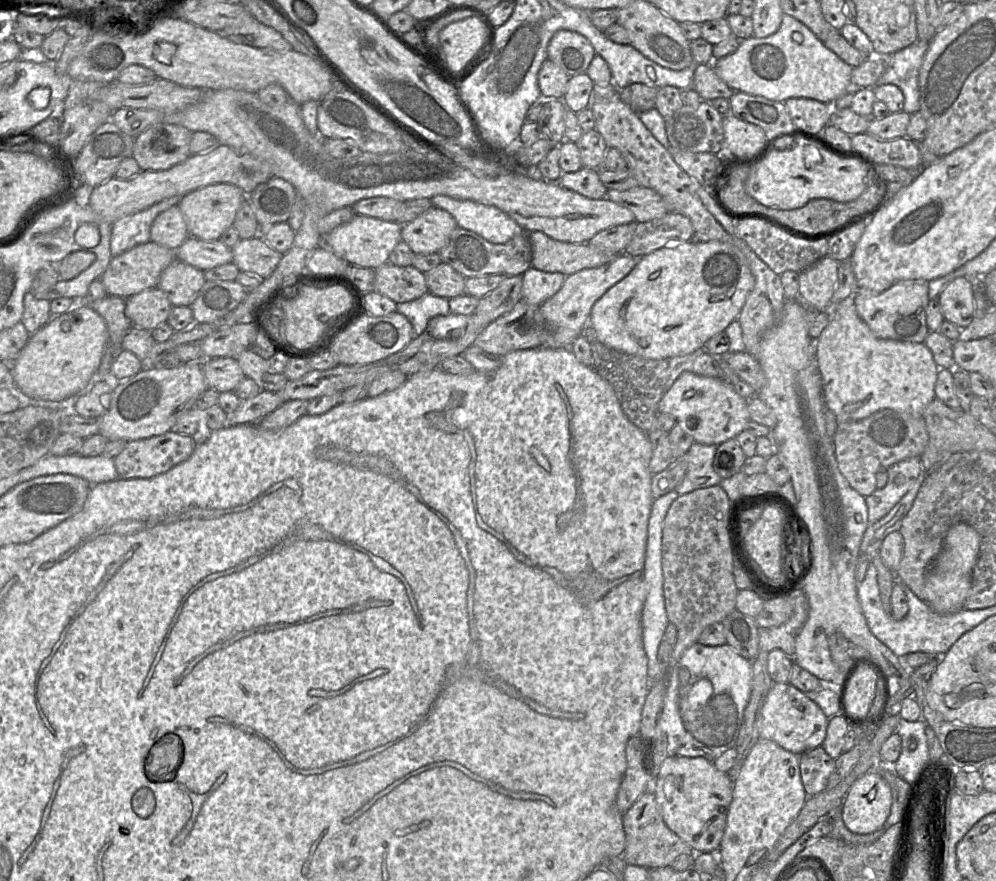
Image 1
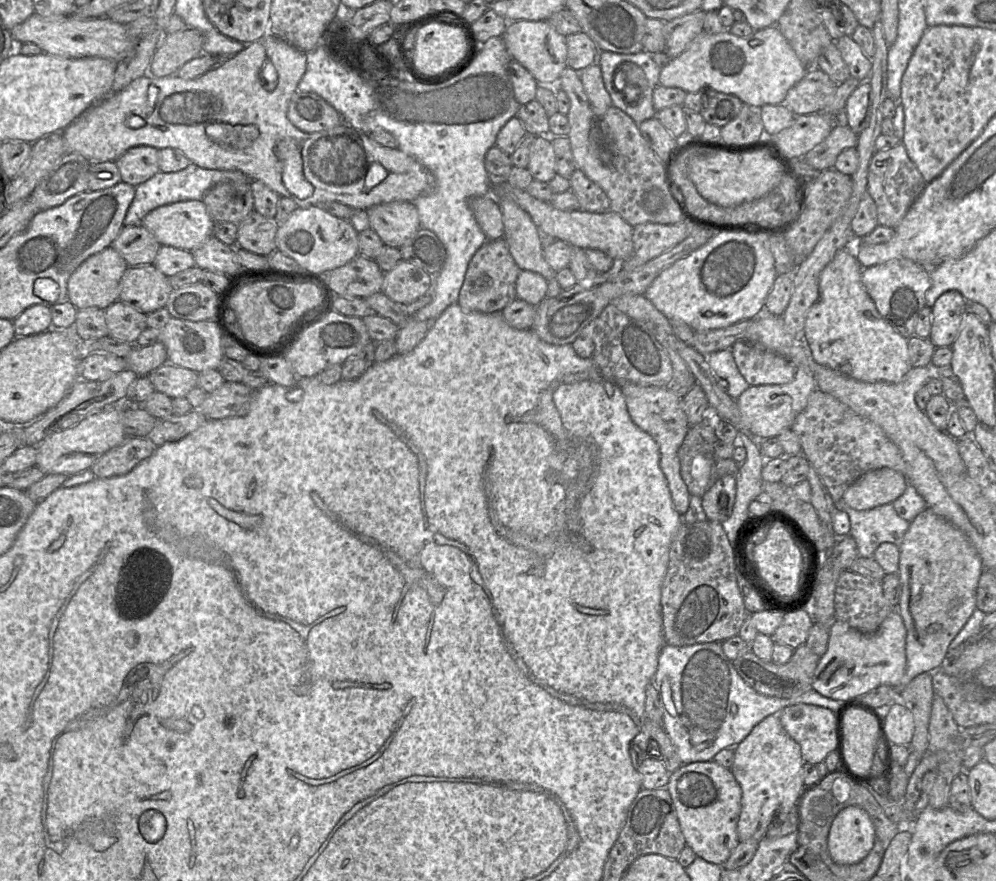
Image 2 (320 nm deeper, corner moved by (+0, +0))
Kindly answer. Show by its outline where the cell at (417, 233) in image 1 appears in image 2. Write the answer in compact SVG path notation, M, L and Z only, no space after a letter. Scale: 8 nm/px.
M394 201L366 209L370 228L386 246L399 248L421 227L418 210L410 201Z

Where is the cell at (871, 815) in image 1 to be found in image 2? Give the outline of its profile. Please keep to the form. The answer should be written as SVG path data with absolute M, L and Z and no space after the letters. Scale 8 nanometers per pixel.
M848 806L837 814L831 825L828 850L834 862L842 865L855 864L870 853L875 839L875 828L868 813L859 806Z

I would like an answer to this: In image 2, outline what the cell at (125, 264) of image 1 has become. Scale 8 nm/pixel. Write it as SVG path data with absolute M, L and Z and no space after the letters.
M111 246L87 258L71 274L67 291L69 301L79 310L99 308L105 310L119 300L121 278L128 268L126 261Z

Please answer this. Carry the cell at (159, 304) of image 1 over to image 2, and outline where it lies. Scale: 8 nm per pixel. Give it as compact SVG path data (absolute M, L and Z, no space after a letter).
M118 300L105 309L108 335L113 339L134 344L147 328L146 315Z

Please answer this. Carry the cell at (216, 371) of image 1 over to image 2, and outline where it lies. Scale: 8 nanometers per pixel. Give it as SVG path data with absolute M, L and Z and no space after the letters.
M165 362L147 375L155 391L165 393L171 399L185 397L197 386L198 373L187 368Z

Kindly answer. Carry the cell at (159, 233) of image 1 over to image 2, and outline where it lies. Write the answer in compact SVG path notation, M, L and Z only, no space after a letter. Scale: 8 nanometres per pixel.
M141 224L124 226L111 244L129 267L153 264L160 246Z

